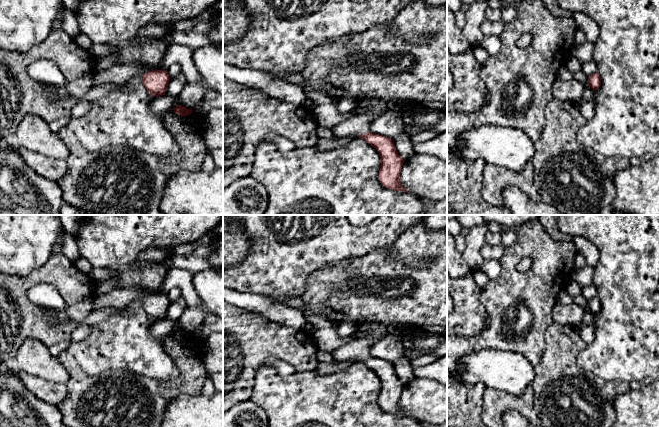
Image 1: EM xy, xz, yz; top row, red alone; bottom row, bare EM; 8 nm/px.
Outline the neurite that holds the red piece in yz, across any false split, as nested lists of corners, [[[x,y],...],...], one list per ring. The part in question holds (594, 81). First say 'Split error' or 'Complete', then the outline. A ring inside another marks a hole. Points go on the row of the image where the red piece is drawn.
Complete. [[[595,73],[588,77],[588,85],[593,89],[593,91],[597,90],[601,85],[601,78],[598,73]]]

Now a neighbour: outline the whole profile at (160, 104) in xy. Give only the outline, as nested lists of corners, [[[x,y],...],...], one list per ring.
[[[162,95],[162,96],[153,97],[150,103],[150,109],[154,113],[163,114],[173,109],[177,105],[179,105],[178,97],[176,98],[169,95]]]

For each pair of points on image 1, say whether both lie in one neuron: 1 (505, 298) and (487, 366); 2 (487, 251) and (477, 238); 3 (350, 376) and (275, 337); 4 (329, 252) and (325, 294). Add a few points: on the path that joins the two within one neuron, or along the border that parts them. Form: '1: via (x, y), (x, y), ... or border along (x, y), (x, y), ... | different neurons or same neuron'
1: border along (514, 351), (479, 349), (468, 354) | different neurons
2: border along (485, 243), (481, 248), (483, 259) | different neurons
3: border along (315, 370), (296, 373) | different neurons
4: border along (350, 257), (322, 266), (307, 277) | different neurons

